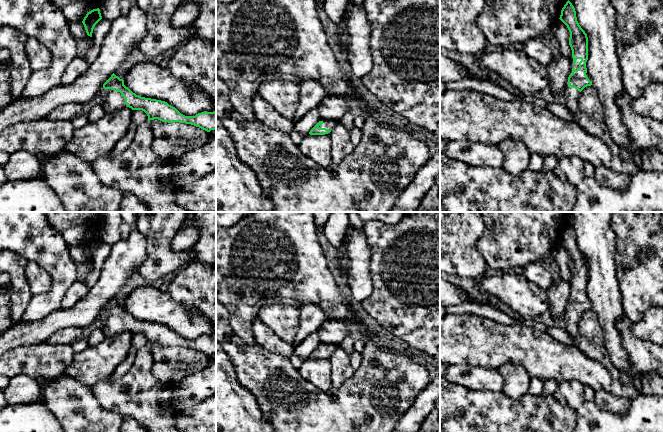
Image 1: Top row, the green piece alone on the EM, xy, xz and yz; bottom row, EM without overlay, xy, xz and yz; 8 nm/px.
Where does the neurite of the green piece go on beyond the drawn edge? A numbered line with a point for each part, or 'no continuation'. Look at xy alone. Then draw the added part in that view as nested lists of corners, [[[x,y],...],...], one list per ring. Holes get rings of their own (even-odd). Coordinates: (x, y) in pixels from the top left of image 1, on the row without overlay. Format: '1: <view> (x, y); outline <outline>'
1: xy (112, 325); outline [[[102,310],[99,317],[102,321],[101,330],[105,338],[116,336],[127,330],[124,321],[118,315],[104,313]]]

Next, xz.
1: xz (328, 348); outline [[[320,343],[320,345],[323,345],[324,347],[321,348],[319,351],[326,352],[329,354],[332,354],[337,348],[337,345],[334,345],[334,344]]]

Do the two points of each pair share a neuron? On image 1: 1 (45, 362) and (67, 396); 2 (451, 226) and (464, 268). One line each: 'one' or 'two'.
1: two
2: one

